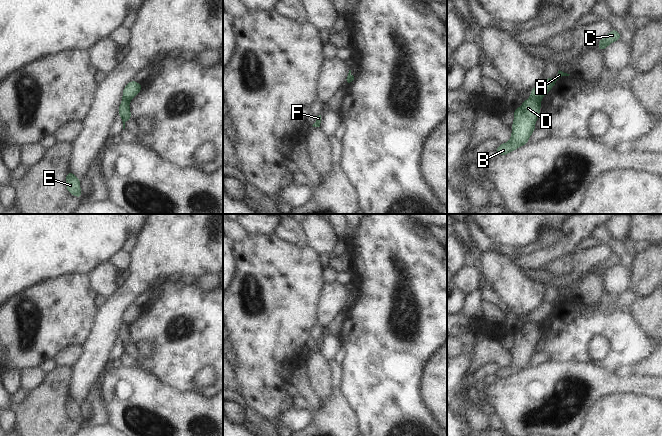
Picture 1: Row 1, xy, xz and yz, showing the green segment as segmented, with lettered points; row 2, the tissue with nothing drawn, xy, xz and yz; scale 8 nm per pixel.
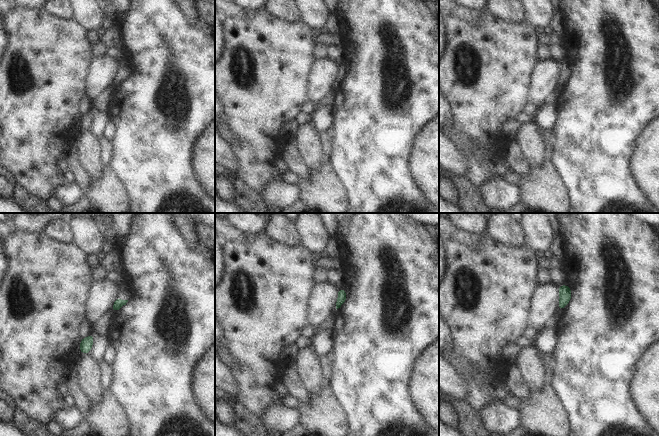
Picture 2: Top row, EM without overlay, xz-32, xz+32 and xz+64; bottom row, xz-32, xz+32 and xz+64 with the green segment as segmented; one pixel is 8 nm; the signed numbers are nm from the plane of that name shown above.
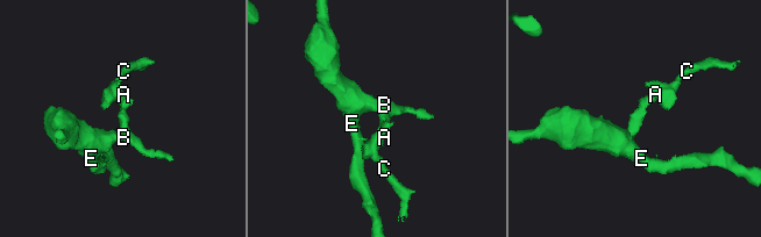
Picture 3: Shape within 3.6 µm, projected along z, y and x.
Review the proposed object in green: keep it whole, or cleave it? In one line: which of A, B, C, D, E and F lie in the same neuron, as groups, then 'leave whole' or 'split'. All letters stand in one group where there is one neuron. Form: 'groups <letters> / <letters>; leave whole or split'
groups A C F / B D E; split

